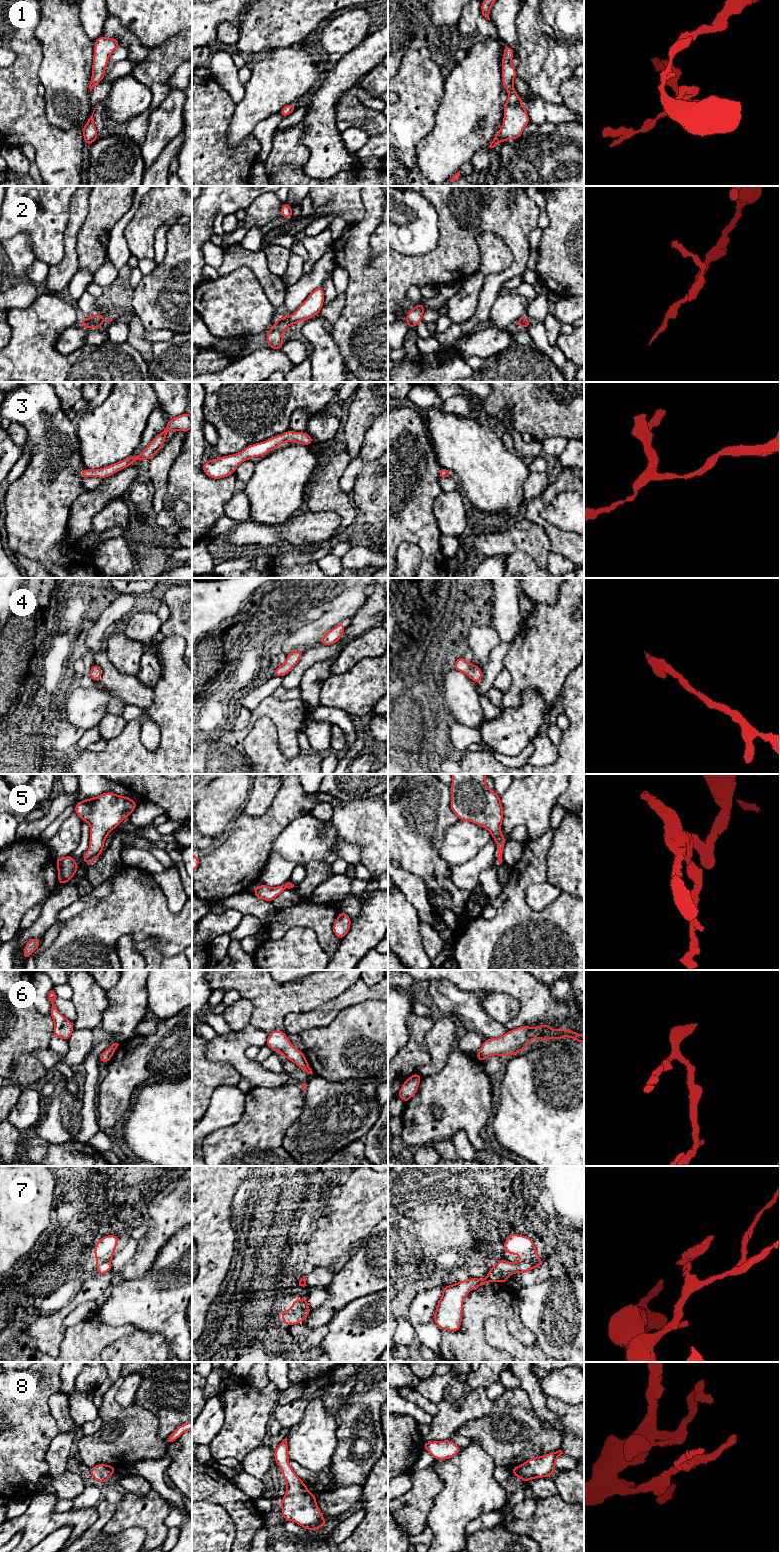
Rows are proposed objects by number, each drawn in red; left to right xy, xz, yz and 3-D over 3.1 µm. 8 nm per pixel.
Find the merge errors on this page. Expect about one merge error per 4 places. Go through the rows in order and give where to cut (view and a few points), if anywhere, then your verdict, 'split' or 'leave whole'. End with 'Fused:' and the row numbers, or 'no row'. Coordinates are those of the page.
1: no cut; leave whole
2: no cut; leave whole
3: no cut; leave whole
4: no cut; leave whole
5: no cut; leave whole
6: no cut; leave whole
7: cut in yz along (518, 1261), (530, 1261), (534, 1266); split
8: no cut; leave whole
Fused: 7

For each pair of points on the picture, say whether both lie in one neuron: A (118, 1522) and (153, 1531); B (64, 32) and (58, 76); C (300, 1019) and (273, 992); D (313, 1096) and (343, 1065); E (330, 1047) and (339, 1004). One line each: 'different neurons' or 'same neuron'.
A: same neuron
B: same neuron
C: different neurons
D: different neurons
E: different neurons

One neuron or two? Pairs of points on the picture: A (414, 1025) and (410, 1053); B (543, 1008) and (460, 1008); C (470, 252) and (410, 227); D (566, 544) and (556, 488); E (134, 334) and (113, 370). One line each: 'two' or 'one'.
A: one
B: two
C: two
D: one
E: two

